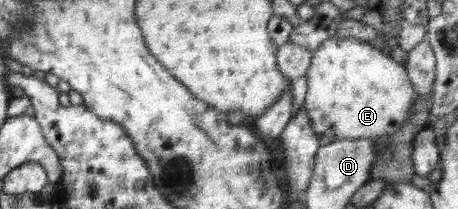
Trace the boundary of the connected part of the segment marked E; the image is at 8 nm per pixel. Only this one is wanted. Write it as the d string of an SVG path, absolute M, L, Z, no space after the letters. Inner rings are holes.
M334 36L311 53L304 108L320 145L342 139L392 136L405 125L416 97L407 69L381 50L354 37Z

